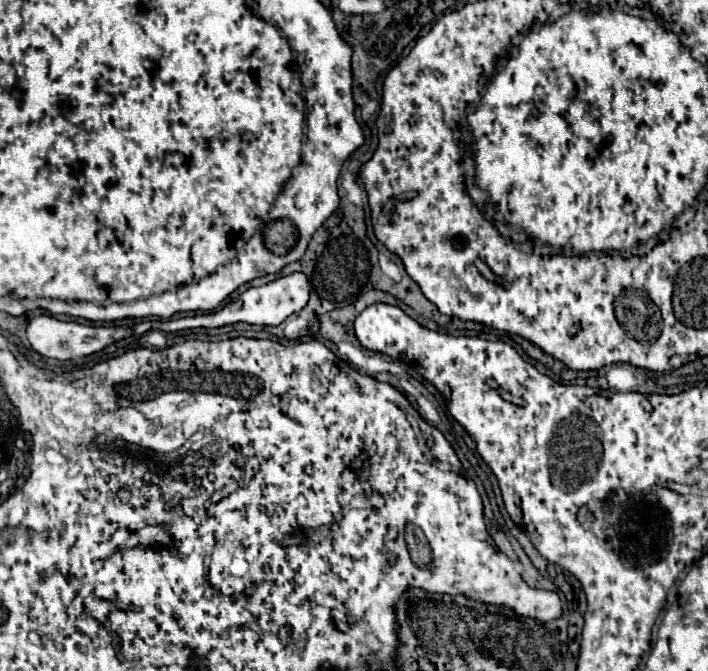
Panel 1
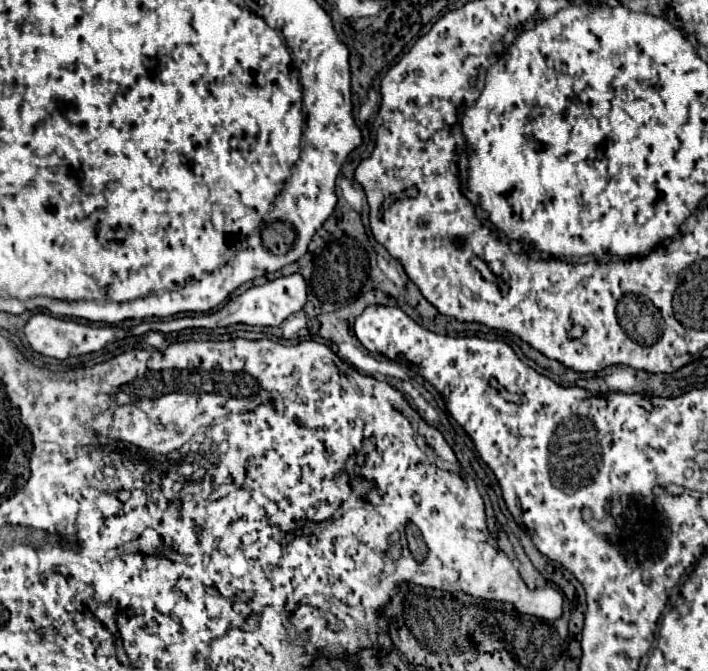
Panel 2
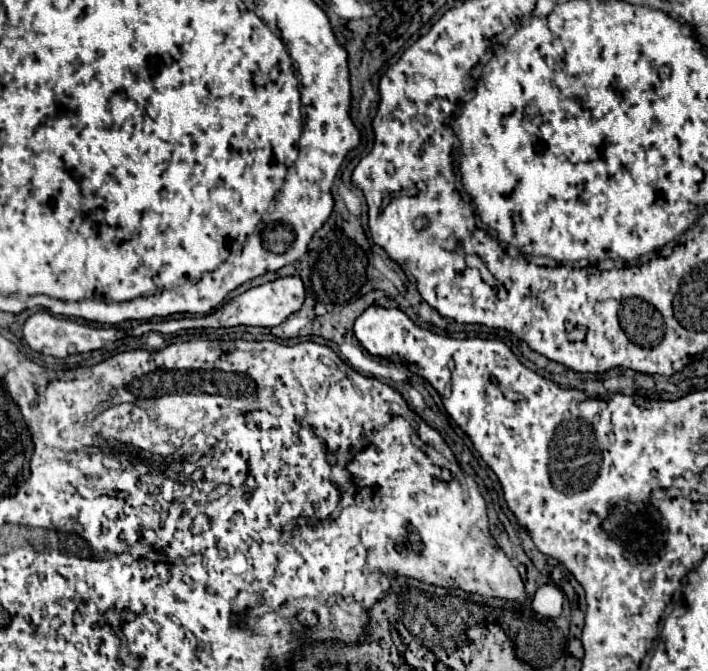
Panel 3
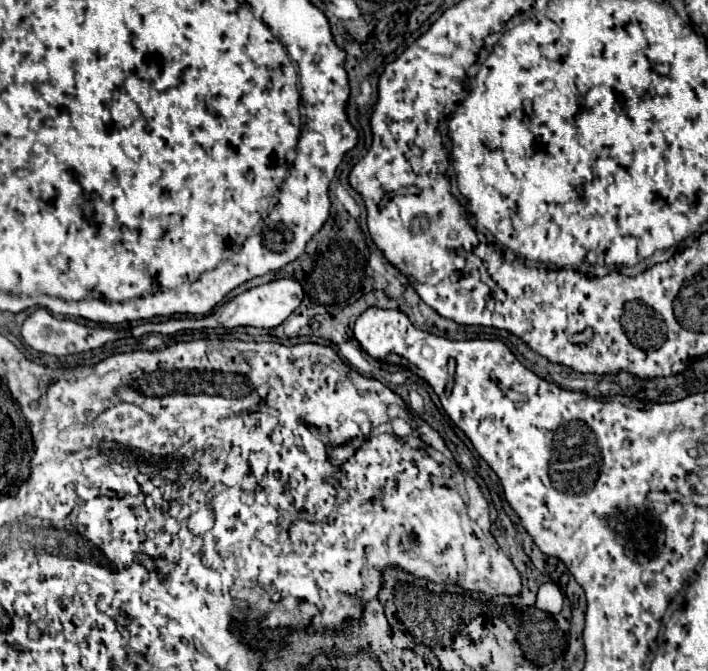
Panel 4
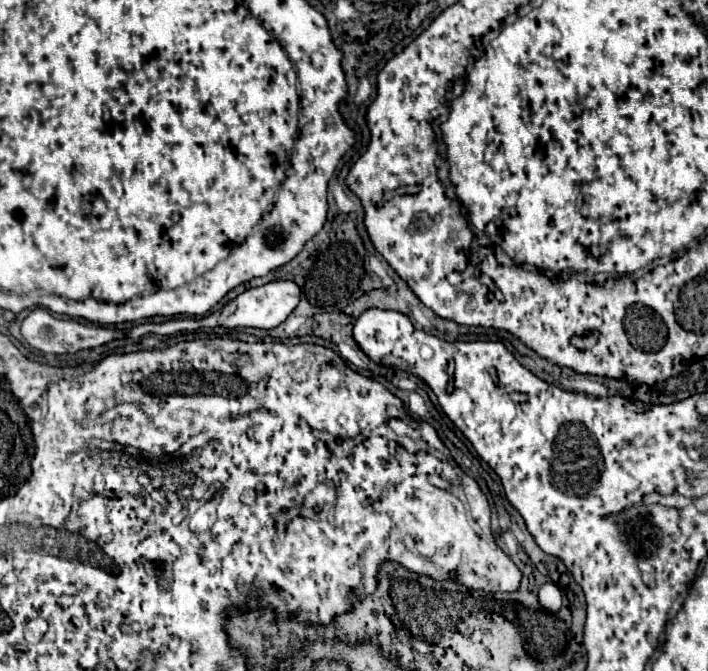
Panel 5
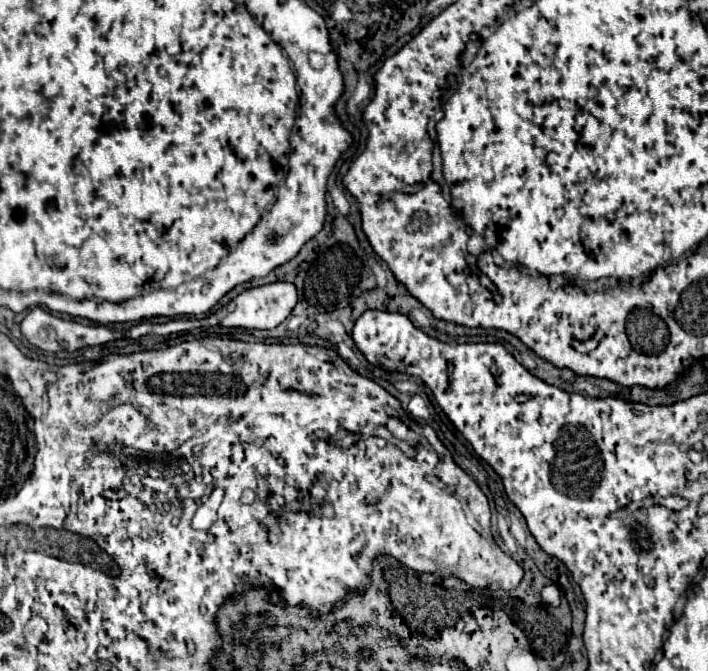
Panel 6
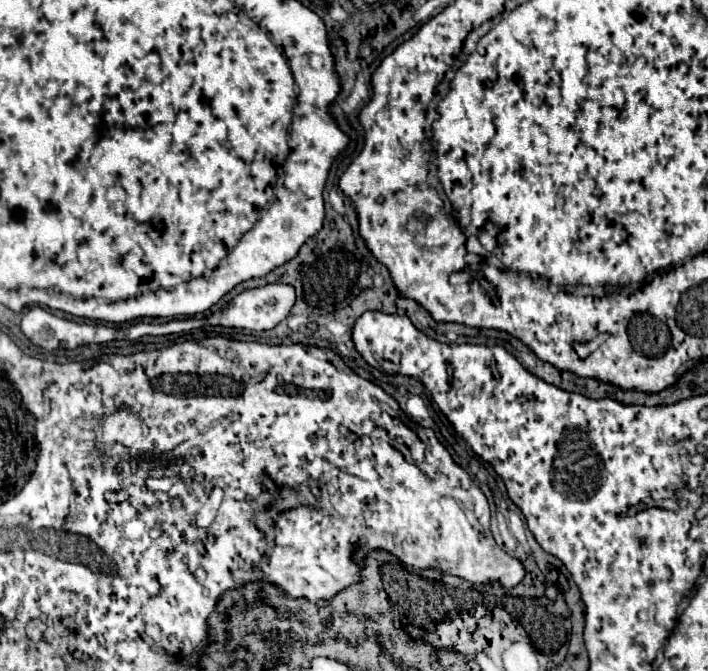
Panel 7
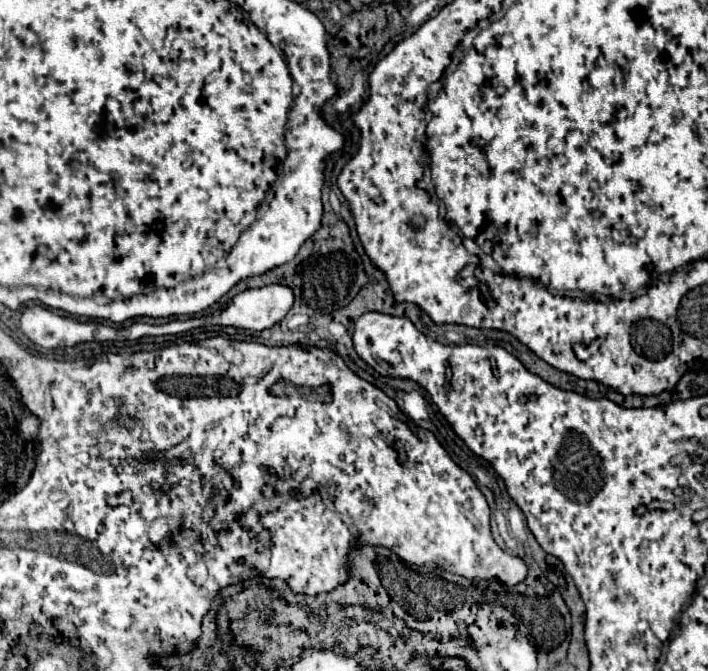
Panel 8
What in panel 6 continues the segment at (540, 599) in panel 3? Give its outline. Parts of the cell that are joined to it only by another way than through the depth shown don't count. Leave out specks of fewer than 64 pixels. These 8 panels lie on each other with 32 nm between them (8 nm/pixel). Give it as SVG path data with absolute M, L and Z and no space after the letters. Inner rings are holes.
M548 584L544 590L542 590L542 600L550 606L558 606L560 602L560 590L554 586L554 584Z

